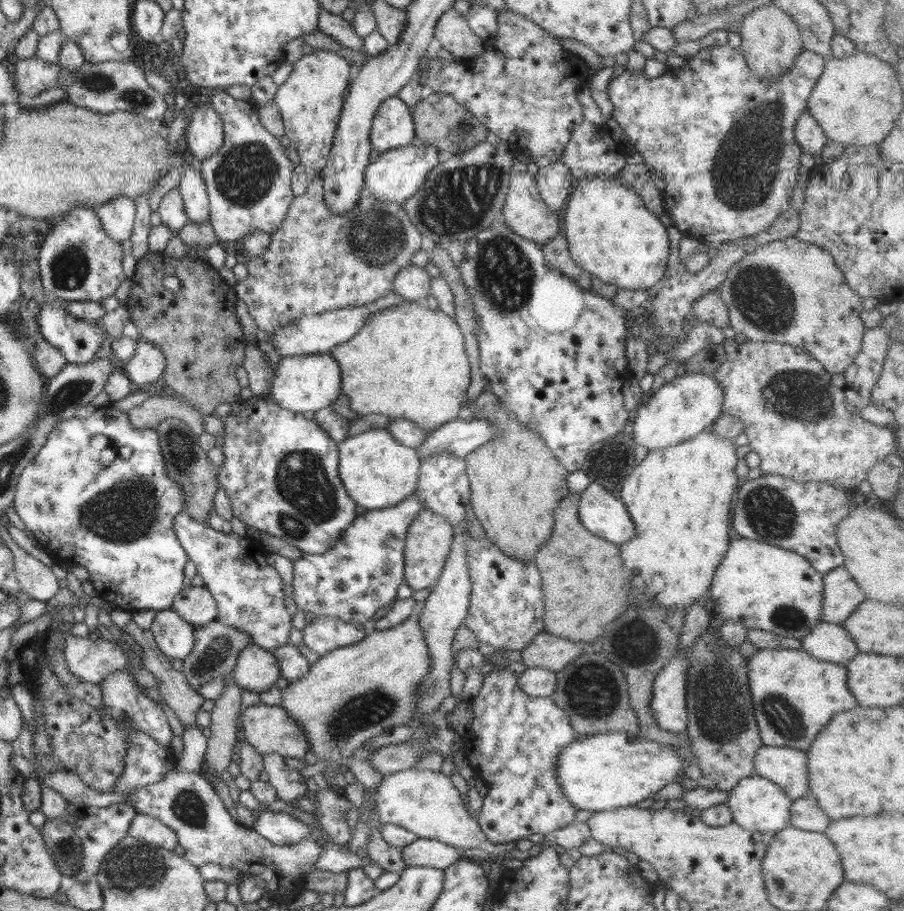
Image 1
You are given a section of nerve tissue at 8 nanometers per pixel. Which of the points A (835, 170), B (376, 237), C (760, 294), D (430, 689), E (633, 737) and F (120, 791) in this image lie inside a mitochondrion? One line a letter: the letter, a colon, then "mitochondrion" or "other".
A: other
B: mitochondrion
C: mitochondrion
D: mitochondrion
E: other
F: other

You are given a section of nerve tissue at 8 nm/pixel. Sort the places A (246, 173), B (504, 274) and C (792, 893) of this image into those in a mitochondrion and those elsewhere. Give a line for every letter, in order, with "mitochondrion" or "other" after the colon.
A: mitochondrion
B: mitochondrion
C: mitochondrion

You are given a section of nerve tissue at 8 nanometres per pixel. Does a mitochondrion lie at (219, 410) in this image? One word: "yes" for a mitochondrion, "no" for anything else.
no

